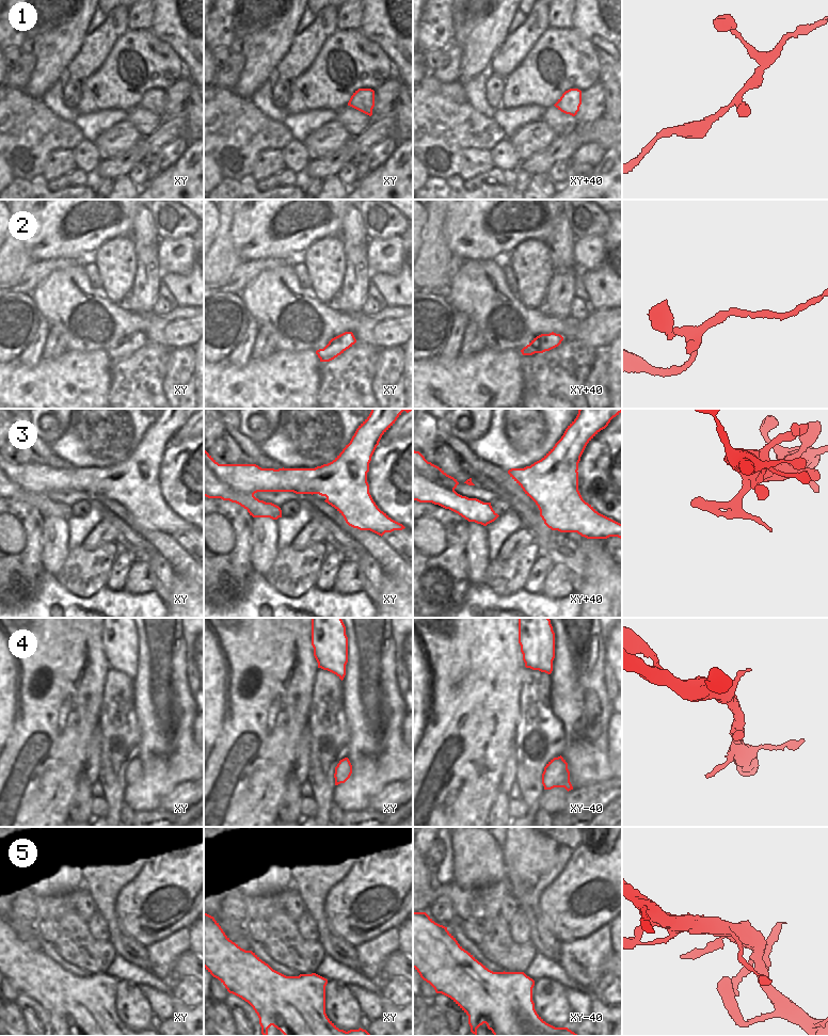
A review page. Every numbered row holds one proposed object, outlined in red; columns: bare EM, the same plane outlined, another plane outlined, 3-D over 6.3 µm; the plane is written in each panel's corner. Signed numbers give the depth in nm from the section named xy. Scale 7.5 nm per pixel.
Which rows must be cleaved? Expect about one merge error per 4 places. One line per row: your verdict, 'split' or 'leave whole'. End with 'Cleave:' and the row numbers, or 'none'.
1: leave whole
2: leave whole
3: split
4: leave whole
5: leave whole
Cleave: 3

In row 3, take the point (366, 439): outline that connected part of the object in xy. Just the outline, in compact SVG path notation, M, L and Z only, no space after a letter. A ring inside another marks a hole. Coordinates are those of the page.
M371 409L369 416L359 426L351 439L353 453L349 464L355 462L369 472L371 457L379 445L382 435L395 424L403 411L413 409Z

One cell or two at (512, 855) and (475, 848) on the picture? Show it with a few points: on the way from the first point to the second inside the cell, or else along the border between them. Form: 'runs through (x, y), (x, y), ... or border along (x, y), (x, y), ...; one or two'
border along (502, 848), (505, 877); two

